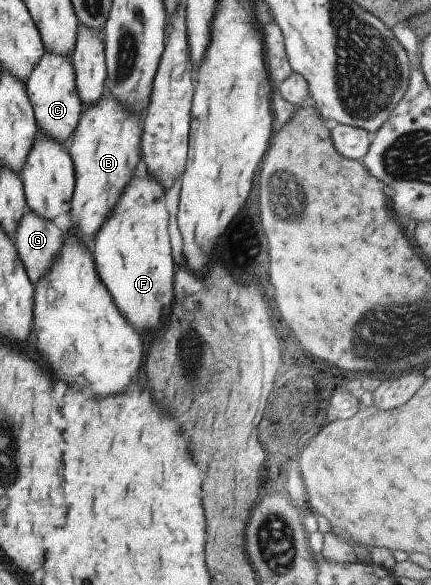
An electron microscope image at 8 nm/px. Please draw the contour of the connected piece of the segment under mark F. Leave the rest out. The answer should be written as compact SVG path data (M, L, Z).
M139 166L93 239L97 269L107 289L111 289L117 307L137 331L157 329L161 319L165 319L171 311L175 269L169 239L169 217L167 191L157 179L144 175L144 167Z

